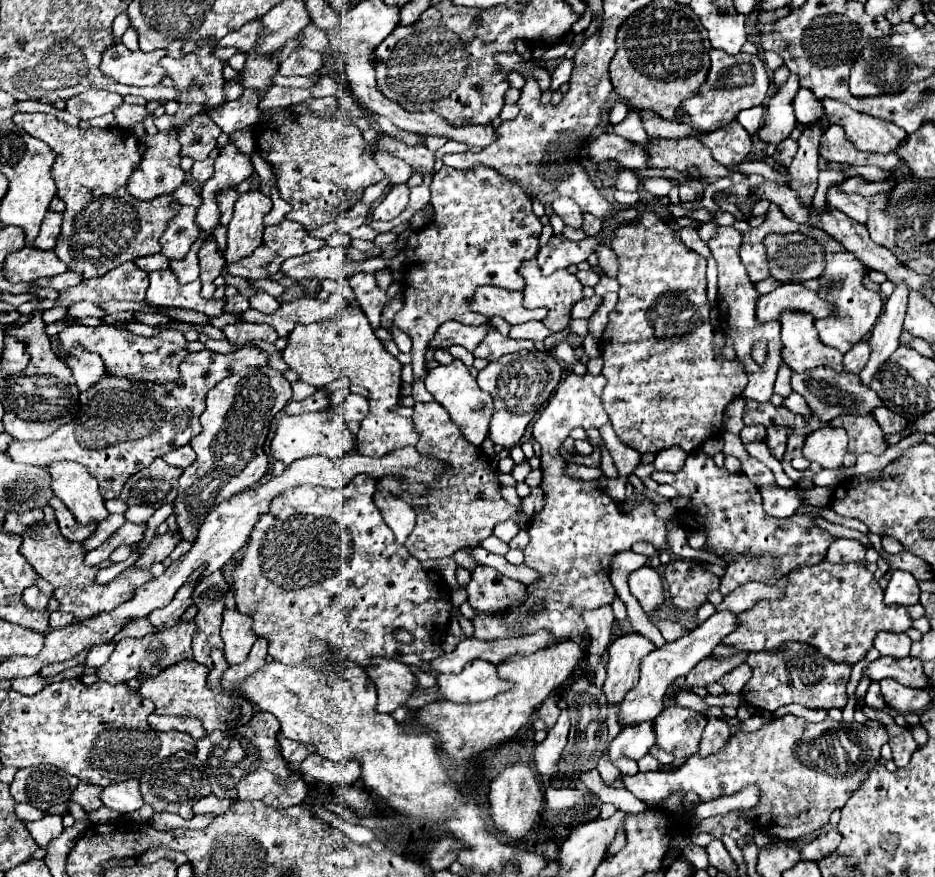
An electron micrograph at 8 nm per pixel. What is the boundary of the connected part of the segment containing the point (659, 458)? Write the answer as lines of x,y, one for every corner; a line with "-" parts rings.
670,447
670,449
664,449
656,455
656,461
654,461
654,467
658,471
668,471
668,473
676,473
682,469
684,461
686,461
688,453
682,449
682,447

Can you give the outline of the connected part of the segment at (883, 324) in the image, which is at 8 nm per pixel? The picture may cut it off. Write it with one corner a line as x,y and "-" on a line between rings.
904,283
896,285
896,291
886,299
884,303
884,311
880,315
880,319
876,321
876,327
872,329
872,337
870,337
870,361
864,367
864,371
860,373
860,379
870,385
874,373
878,371
878,367
898,349
900,341
900,333
902,333
902,323
904,323
904,315
906,315
906,303
908,303
908,287
904,287

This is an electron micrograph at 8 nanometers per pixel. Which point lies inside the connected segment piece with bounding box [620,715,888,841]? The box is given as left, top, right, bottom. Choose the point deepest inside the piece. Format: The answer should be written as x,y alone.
805,770

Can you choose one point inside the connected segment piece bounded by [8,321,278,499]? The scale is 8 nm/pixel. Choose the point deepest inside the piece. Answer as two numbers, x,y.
122,425

